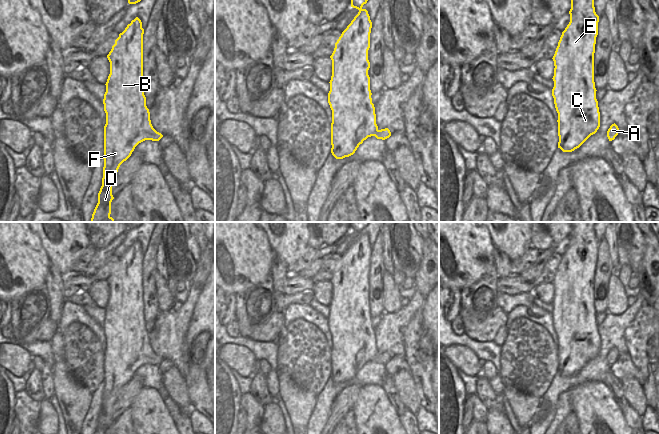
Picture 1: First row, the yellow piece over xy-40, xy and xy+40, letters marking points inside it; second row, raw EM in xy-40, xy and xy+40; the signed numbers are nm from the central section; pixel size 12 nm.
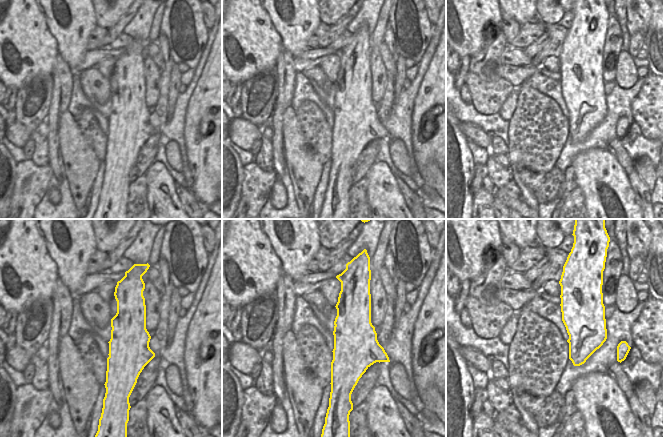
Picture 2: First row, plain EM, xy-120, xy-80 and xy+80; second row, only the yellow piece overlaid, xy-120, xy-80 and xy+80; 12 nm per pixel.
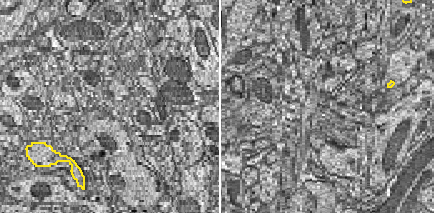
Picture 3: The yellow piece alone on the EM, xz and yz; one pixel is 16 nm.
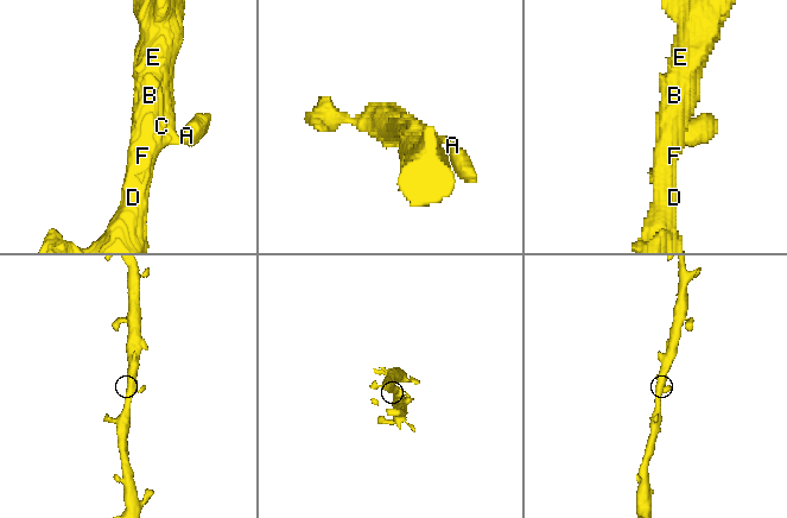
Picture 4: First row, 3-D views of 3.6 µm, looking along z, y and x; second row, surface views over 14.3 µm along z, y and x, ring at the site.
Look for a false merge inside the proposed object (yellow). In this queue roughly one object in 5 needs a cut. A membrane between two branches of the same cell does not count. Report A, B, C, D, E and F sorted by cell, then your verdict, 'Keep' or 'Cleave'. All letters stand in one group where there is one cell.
Groups: A B C D E F. Keep.

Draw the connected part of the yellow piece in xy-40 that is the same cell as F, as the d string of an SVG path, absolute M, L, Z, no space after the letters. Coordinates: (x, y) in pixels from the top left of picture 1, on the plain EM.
M136 241L119 258L107 279L110 286L110 298L106 306L103 328L106 337L104 350L104 391L102 410L98 417L98 427L94 434L111 434L112 408L120 389L126 385L135 371L145 365L159 365L163 359L157 356L150 344L150 336L146 330L143 304L143 258L141 244Z

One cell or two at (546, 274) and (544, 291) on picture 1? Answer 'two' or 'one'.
two

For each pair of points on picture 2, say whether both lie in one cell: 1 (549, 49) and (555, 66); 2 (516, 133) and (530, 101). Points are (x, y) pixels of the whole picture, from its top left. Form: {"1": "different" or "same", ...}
{"1": "different", "2": "same"}

